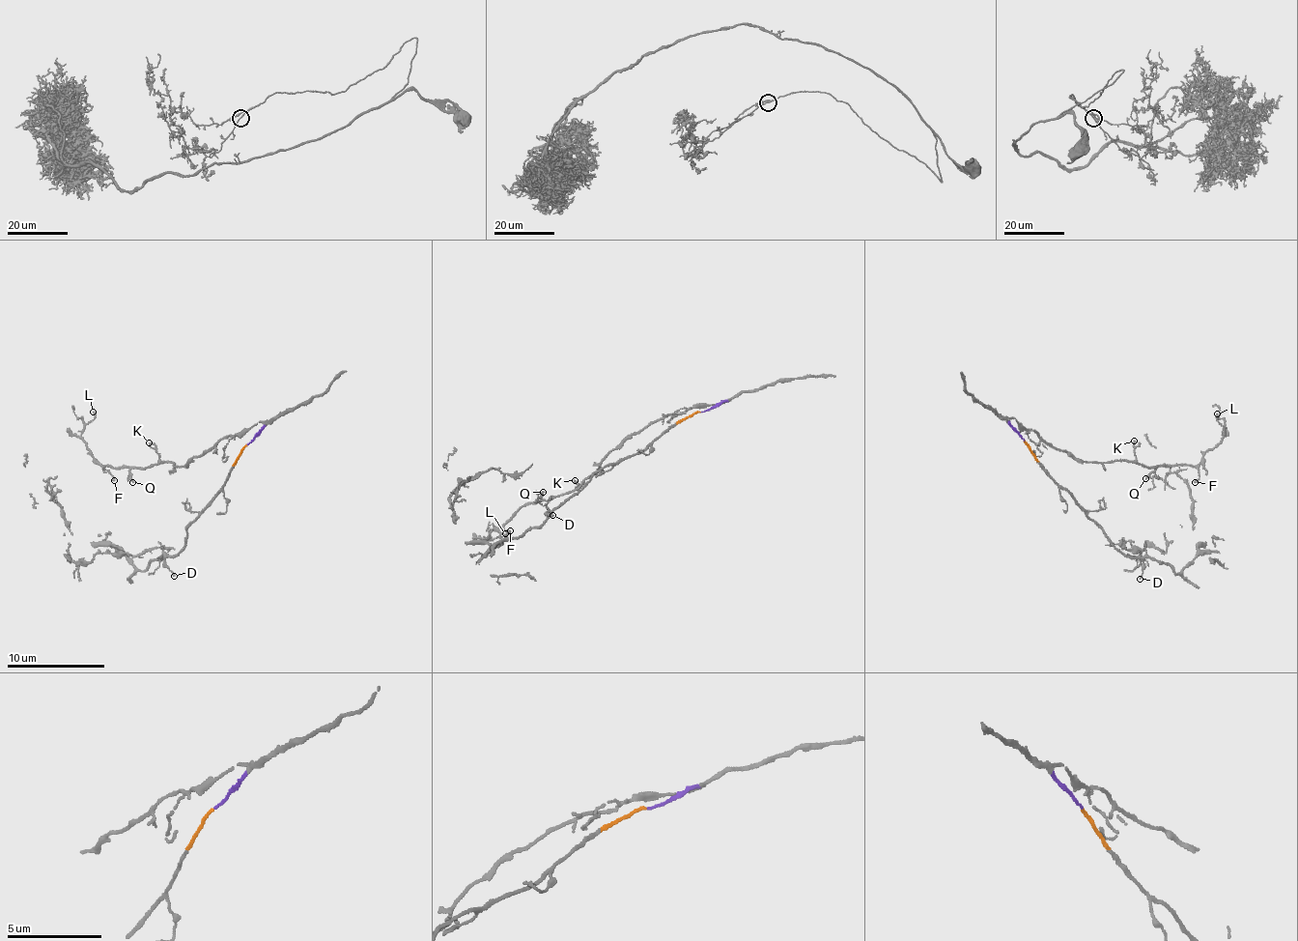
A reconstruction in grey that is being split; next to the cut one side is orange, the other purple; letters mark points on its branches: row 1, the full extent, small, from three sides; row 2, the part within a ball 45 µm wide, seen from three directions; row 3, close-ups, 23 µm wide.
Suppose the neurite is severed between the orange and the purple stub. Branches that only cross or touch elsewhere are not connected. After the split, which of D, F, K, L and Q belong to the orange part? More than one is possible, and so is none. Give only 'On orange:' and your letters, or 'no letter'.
On orange: D

